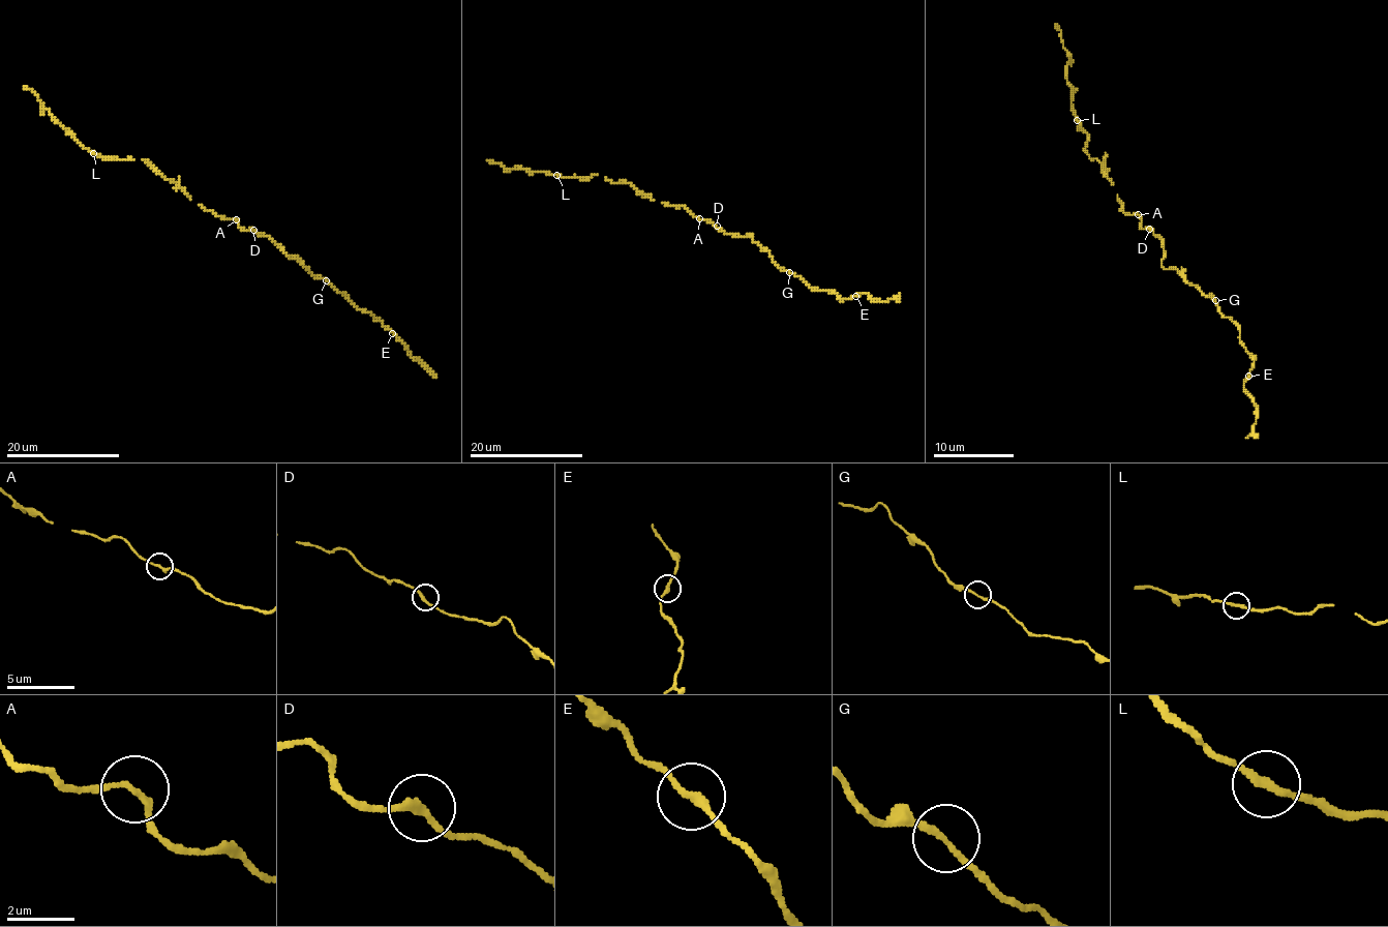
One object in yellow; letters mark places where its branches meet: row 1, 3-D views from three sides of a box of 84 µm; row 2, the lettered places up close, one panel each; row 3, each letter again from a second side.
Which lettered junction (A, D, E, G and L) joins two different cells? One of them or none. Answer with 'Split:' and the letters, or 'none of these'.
Split: none of these

